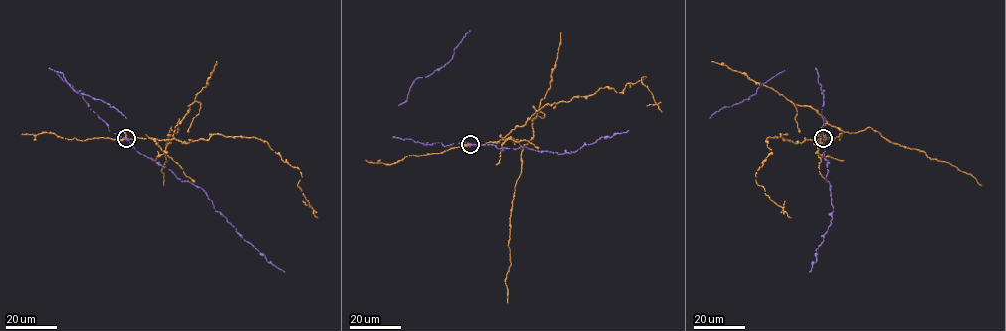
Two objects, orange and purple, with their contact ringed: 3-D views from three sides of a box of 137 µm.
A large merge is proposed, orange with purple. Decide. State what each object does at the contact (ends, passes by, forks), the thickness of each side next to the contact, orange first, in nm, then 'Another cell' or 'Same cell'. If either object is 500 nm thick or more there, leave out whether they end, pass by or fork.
Thickness 320 nm (orange) against 600 nm. Another cell

